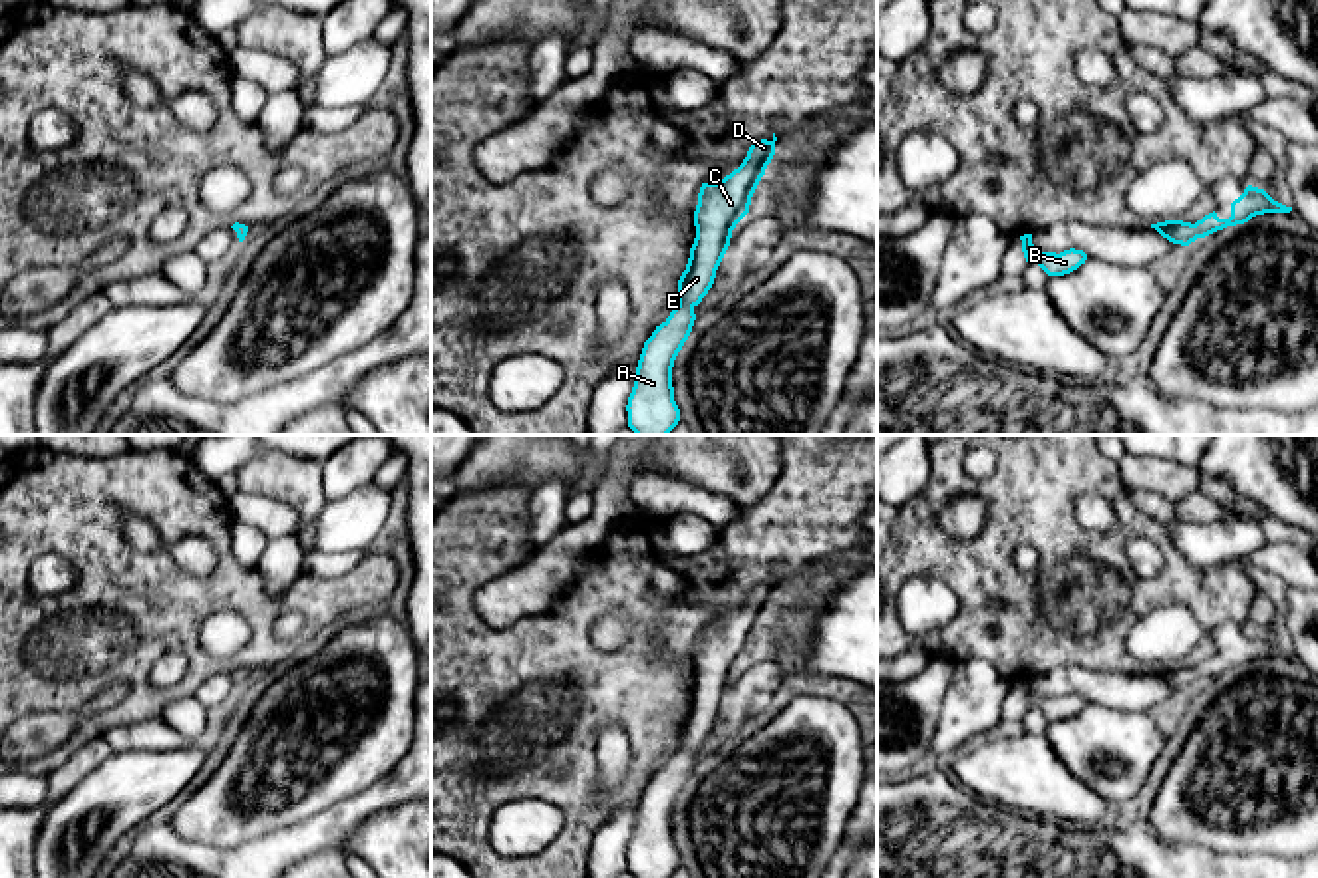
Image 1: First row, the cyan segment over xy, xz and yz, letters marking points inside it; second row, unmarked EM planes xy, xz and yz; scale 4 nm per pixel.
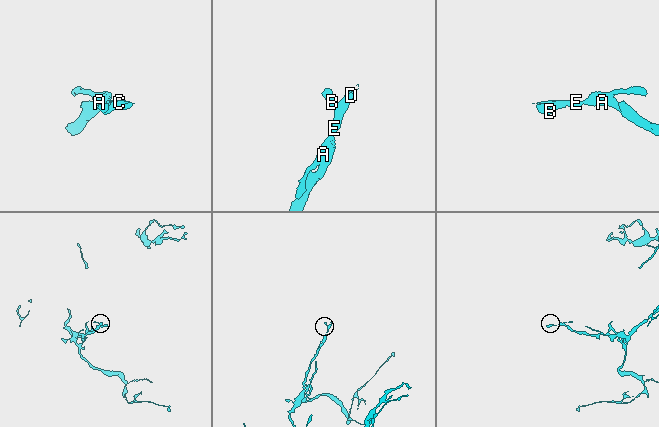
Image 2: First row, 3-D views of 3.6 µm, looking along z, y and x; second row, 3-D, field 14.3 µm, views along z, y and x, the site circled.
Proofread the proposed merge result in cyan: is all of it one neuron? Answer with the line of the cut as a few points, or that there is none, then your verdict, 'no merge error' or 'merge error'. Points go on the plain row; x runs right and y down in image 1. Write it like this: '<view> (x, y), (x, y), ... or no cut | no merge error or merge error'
no cut | no merge error

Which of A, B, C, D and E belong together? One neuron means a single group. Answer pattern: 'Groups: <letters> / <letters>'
Groups: A B C D E

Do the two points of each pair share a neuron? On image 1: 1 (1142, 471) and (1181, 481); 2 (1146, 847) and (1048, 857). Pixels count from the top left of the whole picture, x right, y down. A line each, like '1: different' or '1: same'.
1: same
2: same

